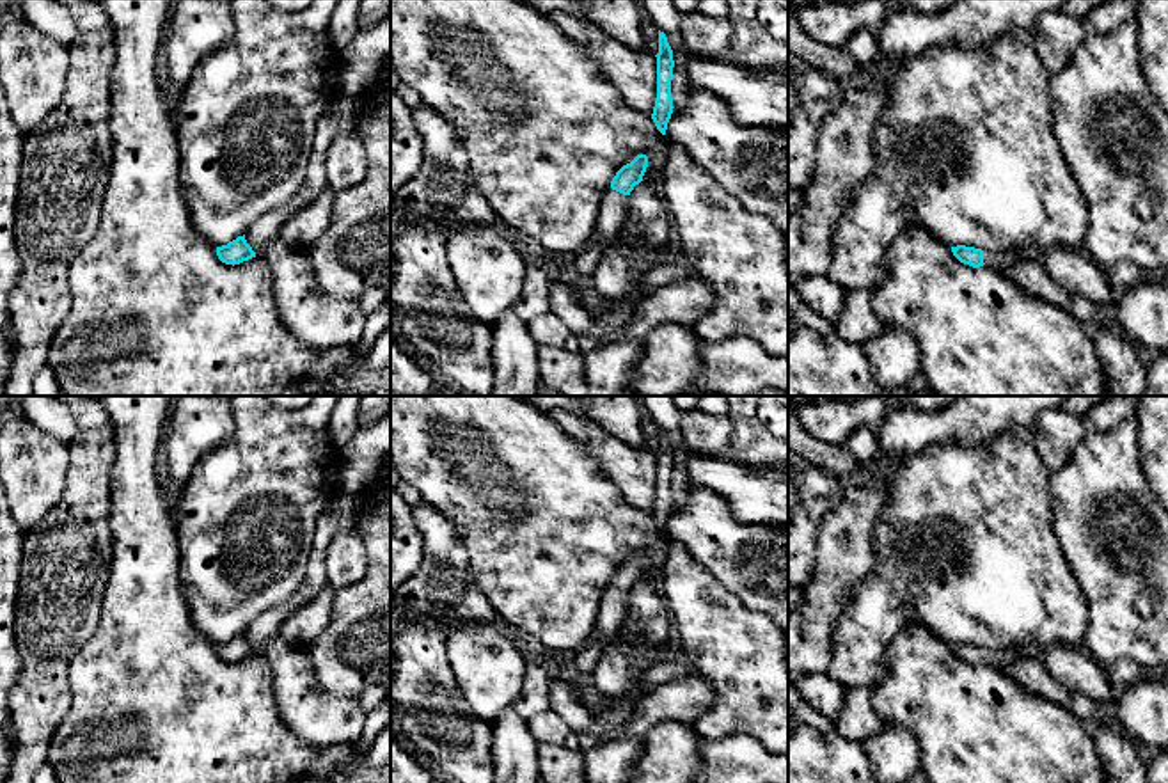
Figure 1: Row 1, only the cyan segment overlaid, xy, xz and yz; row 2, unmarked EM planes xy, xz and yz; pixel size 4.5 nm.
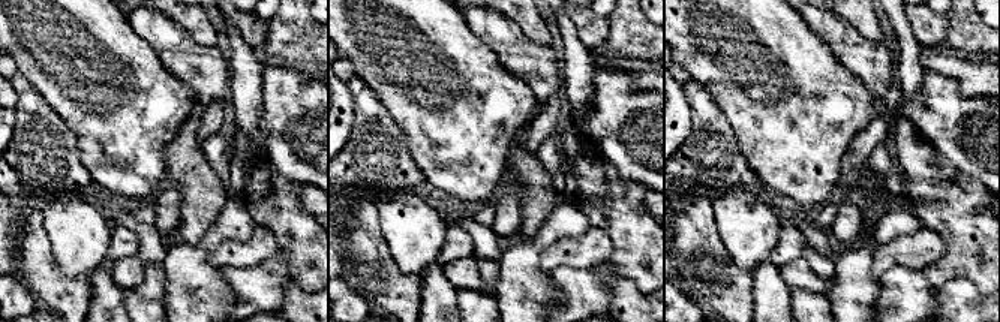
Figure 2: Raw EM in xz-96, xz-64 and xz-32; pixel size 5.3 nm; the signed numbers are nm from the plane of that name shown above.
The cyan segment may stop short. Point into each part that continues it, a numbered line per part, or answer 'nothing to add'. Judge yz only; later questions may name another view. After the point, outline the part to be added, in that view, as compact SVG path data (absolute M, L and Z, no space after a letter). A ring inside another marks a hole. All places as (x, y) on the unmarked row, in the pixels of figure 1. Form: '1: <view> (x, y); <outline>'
1: yz (1002, 657); M983 648L983 664L998 668L1001 671L1017 662L1019 657L1021 653L1014 648L998 648L998 650Z

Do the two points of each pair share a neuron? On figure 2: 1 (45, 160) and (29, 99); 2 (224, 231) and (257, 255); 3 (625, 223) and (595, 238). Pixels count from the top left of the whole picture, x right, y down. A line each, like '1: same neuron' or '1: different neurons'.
1: same neuron
2: different neurons
3: different neurons

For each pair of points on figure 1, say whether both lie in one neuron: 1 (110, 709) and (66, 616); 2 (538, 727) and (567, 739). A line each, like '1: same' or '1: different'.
1: different
2: same

